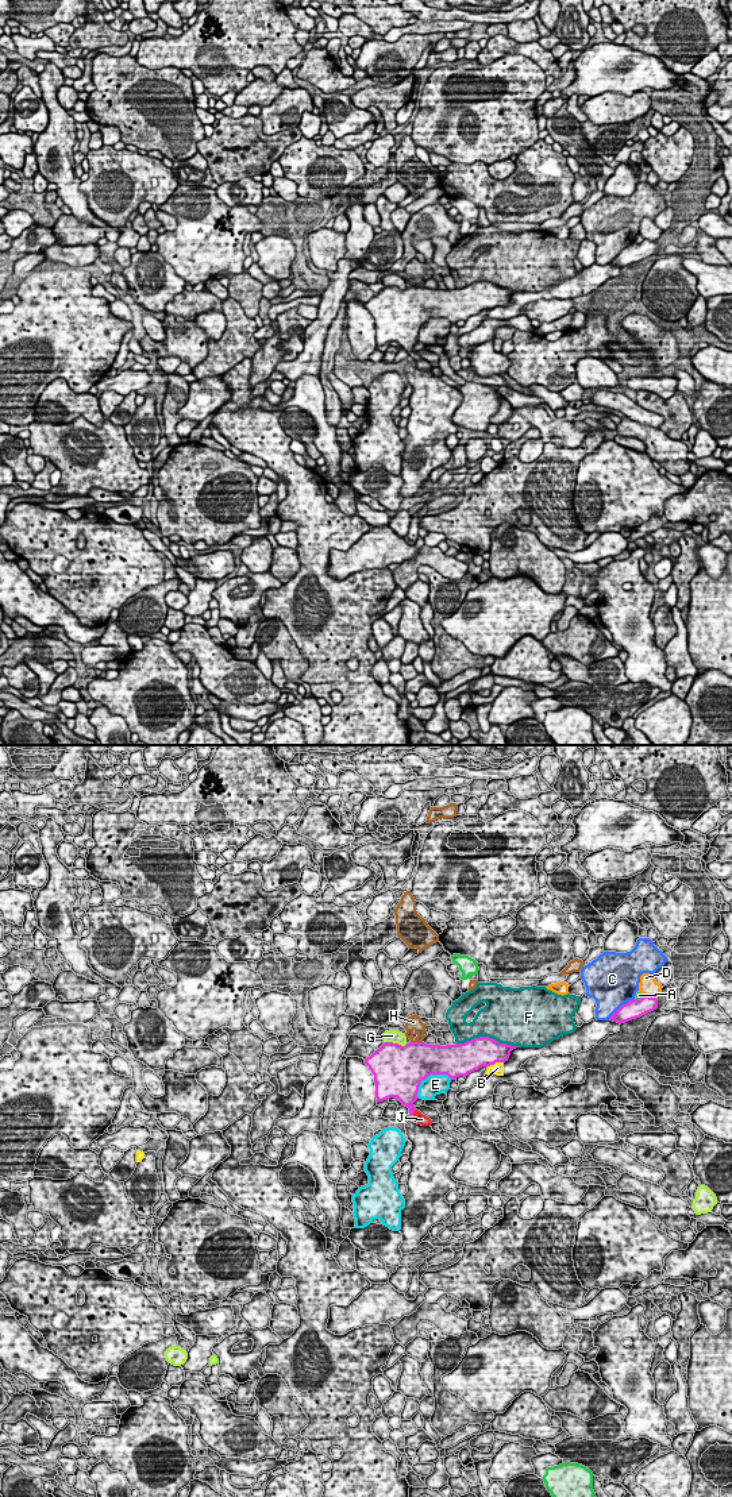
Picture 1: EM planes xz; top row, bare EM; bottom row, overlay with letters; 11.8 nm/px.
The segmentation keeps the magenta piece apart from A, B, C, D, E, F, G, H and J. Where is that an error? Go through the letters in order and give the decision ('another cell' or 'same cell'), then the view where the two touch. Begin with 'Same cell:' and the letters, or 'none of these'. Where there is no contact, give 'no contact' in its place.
Same cell: J
A: another cell; contact in xz
B: another cell; contact in xz
C: another cell; contact in xz
D: another cell; contact in xz
E: another cell; contact in xz
F: another cell; contact in xz
G: another cell; contact in xz
H: another cell; contact in xz
J: same cell; contact in xz

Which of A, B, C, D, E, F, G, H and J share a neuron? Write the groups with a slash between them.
A / B / C / D / E / F / G / H / J

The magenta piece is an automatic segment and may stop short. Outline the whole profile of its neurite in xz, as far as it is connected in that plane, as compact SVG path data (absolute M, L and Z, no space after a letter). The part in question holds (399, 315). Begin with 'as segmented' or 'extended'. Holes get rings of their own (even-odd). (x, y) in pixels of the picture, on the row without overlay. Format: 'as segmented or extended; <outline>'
extended; M489 281L447 290L385 286L365 308L374 319L377 347L397 342L409 352L409 359L417 363L417 369L431 370L432 364L413 350L423 324L431 319L447 319L451 324L466 321L482 310L508 305L516 292L520 290L500 288Z

